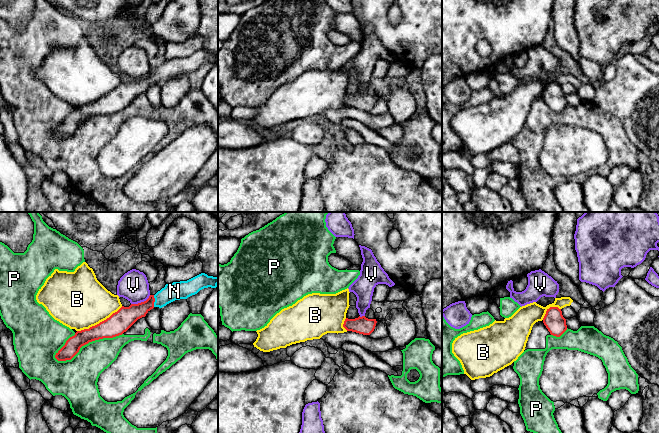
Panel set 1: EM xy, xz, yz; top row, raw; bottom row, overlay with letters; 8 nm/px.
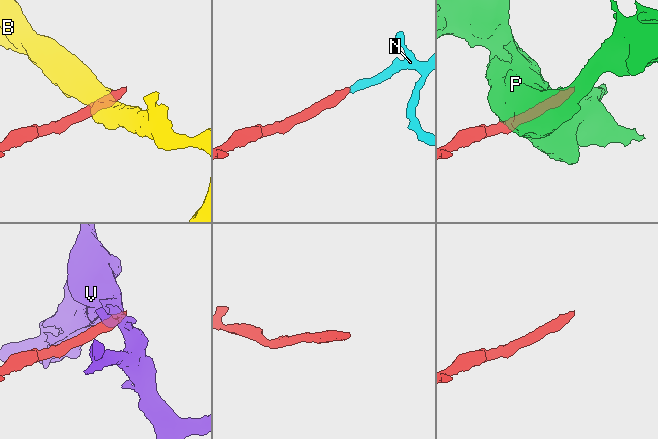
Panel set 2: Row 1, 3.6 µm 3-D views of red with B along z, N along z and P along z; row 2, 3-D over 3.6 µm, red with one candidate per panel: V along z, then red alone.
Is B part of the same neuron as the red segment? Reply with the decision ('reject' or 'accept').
reject

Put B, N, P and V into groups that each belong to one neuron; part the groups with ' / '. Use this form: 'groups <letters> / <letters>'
groups B / N / P / V

